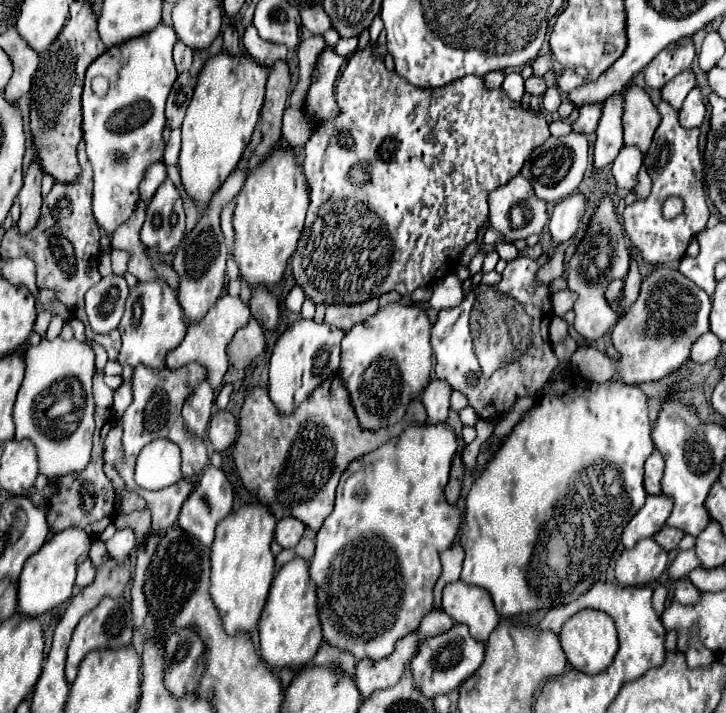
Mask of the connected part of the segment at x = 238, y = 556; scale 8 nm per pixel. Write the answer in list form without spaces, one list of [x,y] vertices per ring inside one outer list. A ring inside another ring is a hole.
[[[248,503],[216,525],[216,537],[210,549],[210,595],[228,633],[248,633],[258,625],[274,577],[274,557],[270,551],[274,527],[276,517],[268,511],[266,503]]]

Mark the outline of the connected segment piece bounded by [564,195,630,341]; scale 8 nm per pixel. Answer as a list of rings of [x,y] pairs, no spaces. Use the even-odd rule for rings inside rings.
[[[604,195],[592,215],[590,227],[588,227],[582,243],[578,243],[576,253],[570,259],[568,269],[564,273],[564,277],[568,281],[568,289],[578,293],[578,301],[574,305],[574,313],[576,313],[574,329],[586,341],[600,339],[610,327],[616,325],[618,317],[616,317],[614,309],[608,305],[604,293],[606,293],[606,285],[612,279],[626,277],[628,263],[630,263],[630,251],[626,249],[626,241],[624,241],[624,227],[614,213],[614,205],[612,205],[610,195]]]

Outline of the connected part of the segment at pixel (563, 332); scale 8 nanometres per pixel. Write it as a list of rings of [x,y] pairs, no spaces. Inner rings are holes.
[[[552,317],[550,321],[550,341],[558,343],[568,335],[568,325],[562,321],[562,317]]]

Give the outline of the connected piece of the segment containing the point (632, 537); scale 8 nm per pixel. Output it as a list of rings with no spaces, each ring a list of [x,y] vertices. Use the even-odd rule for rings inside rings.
[[[648,495],[646,505],[632,517],[624,527],[622,543],[626,549],[632,549],[640,539],[654,537],[664,525],[672,511],[672,499],[666,495]]]

